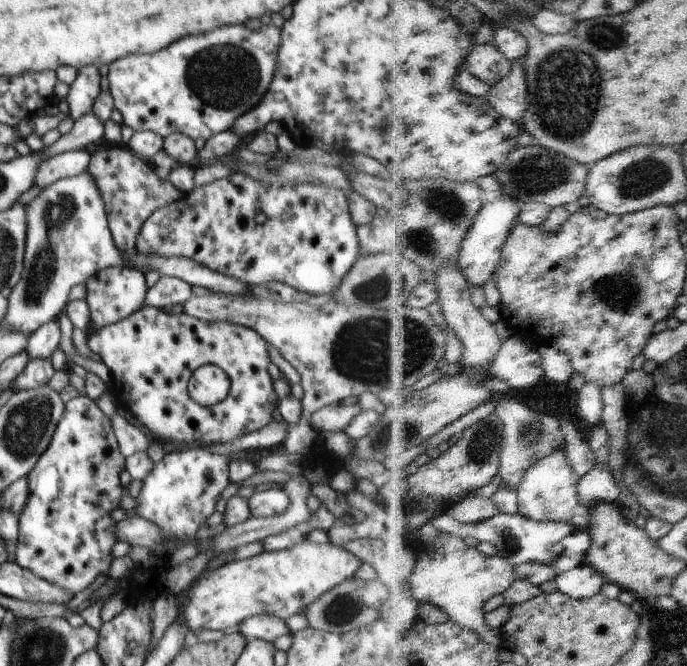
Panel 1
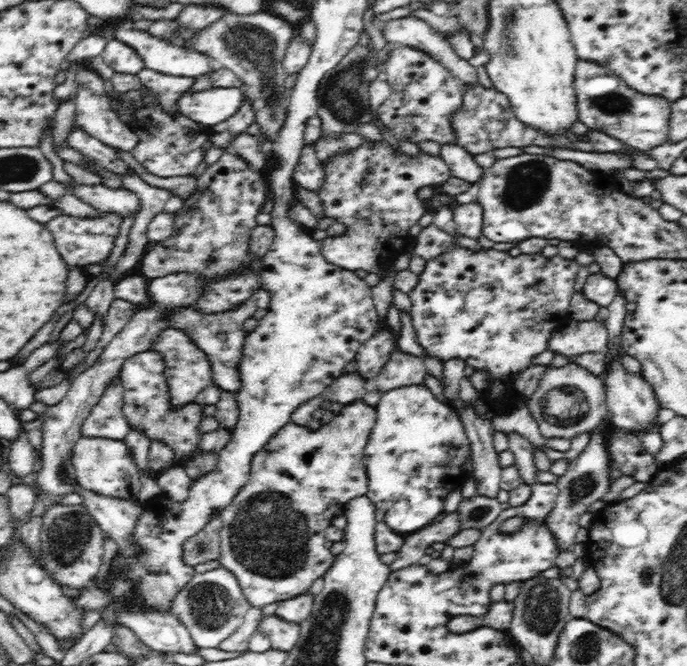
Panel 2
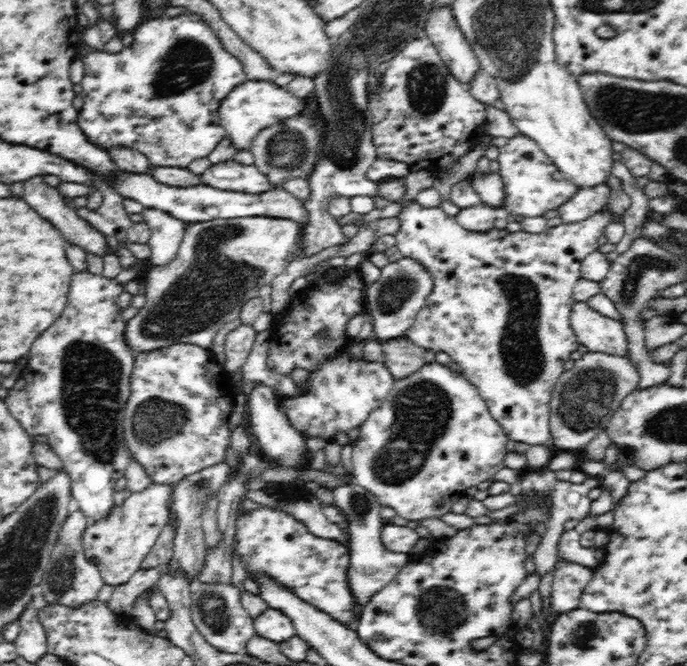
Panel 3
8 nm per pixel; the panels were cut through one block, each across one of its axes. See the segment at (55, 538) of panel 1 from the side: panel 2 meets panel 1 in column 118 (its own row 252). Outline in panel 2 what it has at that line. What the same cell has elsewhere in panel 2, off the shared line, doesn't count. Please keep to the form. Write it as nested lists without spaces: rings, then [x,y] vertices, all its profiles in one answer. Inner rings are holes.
[[[458,245],[454,246],[448,253],[441,255],[439,258],[426,260],[425,263],[424,270],[418,274],[418,285],[412,292],[408,292],[408,296],[412,299],[412,308],[410,308],[411,321],[420,345],[426,350],[429,356],[438,358],[442,362],[450,359],[462,359],[466,365],[472,366],[474,370],[488,373],[488,377],[490,377],[490,387],[484,397],[490,402],[491,408],[498,413],[513,408],[517,403],[517,401],[514,400],[514,388],[512,387],[514,378],[516,378],[517,374],[532,365],[531,360],[534,359],[534,356],[538,356],[538,354],[542,354],[542,352],[548,350],[548,340],[572,319],[569,306],[571,296],[575,291],[574,285],[578,270],[580,270],[581,266],[578,265],[575,259],[568,260],[561,258],[559,255],[546,259],[542,253],[521,254],[513,258],[508,252],[497,252],[493,250],[493,248],[489,250],[482,248],[478,252],[473,252]]]

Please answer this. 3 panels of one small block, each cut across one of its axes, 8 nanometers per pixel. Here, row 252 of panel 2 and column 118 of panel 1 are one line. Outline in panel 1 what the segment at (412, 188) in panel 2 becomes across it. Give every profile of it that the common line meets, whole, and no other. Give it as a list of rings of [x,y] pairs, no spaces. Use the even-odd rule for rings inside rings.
[[[141,307],[116,324],[91,330],[87,336],[87,346],[100,356],[102,363],[110,370],[111,391],[118,406],[130,411],[138,424],[144,426],[151,438],[160,443],[167,453],[175,449],[199,449],[208,444],[230,442],[274,423],[272,410],[280,401],[268,373],[271,363],[269,347],[264,338],[248,326],[226,320],[207,322],[190,314],[167,314],[158,309]],[[210,364],[222,368],[228,374],[230,392],[218,404],[201,406],[189,396],[188,384],[195,370]]]

